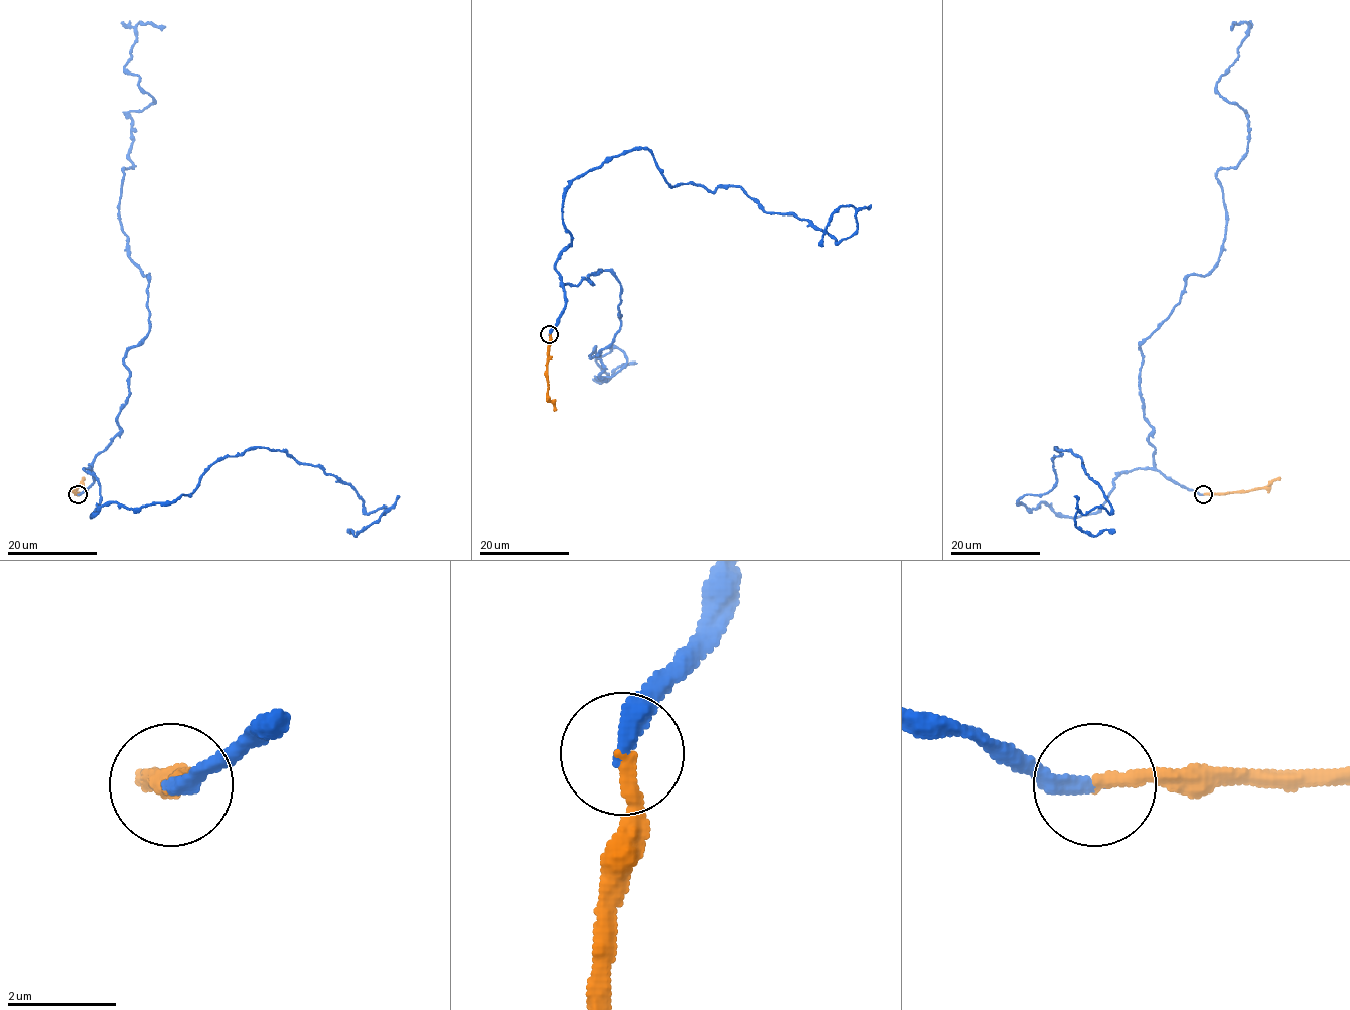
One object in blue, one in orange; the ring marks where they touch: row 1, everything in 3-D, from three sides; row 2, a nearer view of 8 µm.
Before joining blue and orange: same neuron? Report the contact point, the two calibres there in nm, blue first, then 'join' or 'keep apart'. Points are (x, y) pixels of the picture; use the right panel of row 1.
(1203, 494) | 320/240 nm | join

